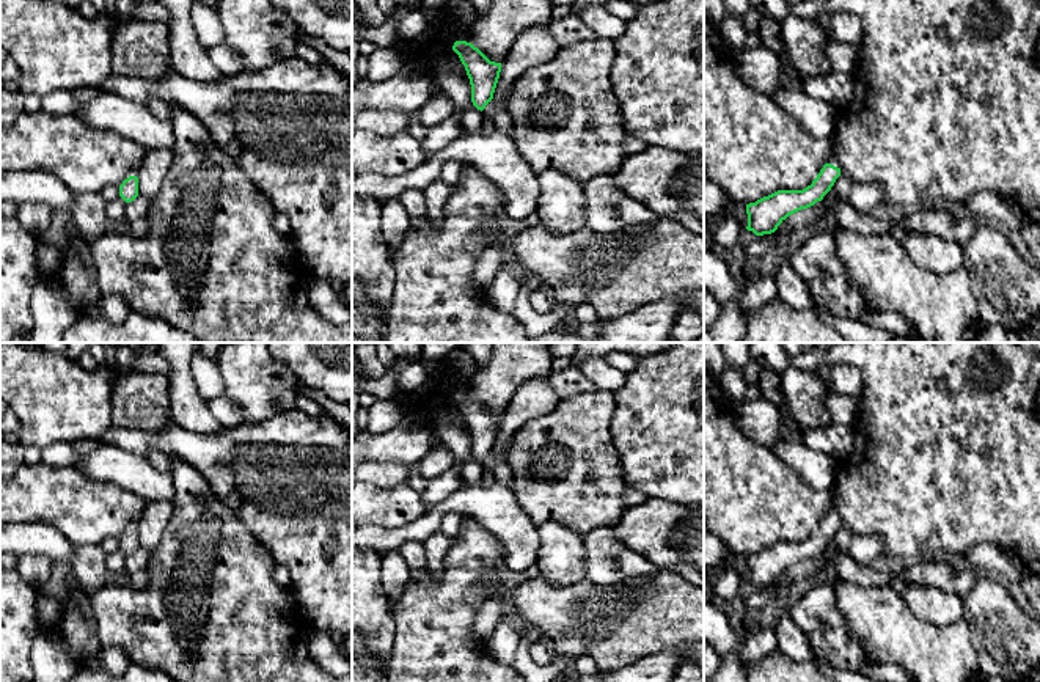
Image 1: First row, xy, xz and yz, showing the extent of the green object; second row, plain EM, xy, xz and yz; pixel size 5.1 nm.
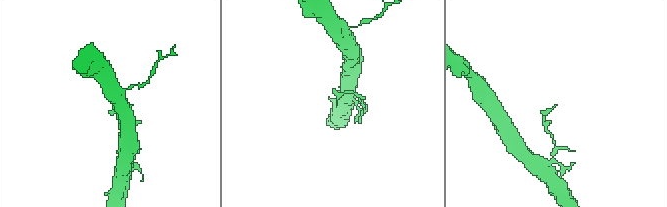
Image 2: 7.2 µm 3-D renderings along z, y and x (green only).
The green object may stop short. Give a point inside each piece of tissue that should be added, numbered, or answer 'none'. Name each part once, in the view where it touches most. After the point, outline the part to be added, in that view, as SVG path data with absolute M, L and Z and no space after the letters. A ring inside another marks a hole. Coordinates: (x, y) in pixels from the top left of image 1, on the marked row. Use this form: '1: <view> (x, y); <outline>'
1: yz (834, 156); M836 132L833 134L831 141L833 141L831 152L829 152L829 157L826 159L826 163L831 163L831 165L840 168L840 151L837 148Z

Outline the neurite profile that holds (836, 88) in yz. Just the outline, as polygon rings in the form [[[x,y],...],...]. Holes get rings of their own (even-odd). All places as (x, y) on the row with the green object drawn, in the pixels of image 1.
[[[831,69],[826,74],[803,79],[801,86],[809,97],[823,101],[839,110],[850,102],[855,93],[855,77]]]

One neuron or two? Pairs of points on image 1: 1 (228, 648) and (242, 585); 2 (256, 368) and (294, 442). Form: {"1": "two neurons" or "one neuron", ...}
{"1": "one neuron", "2": "two neurons"}

